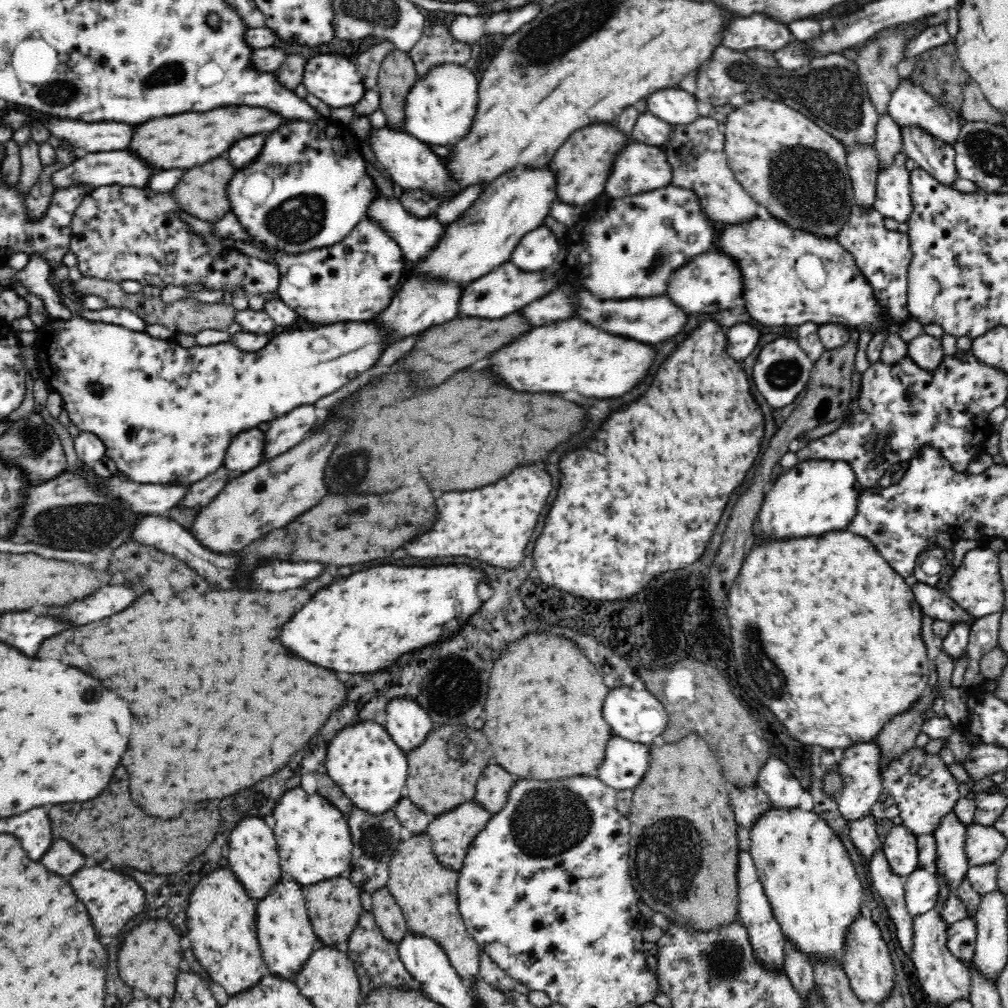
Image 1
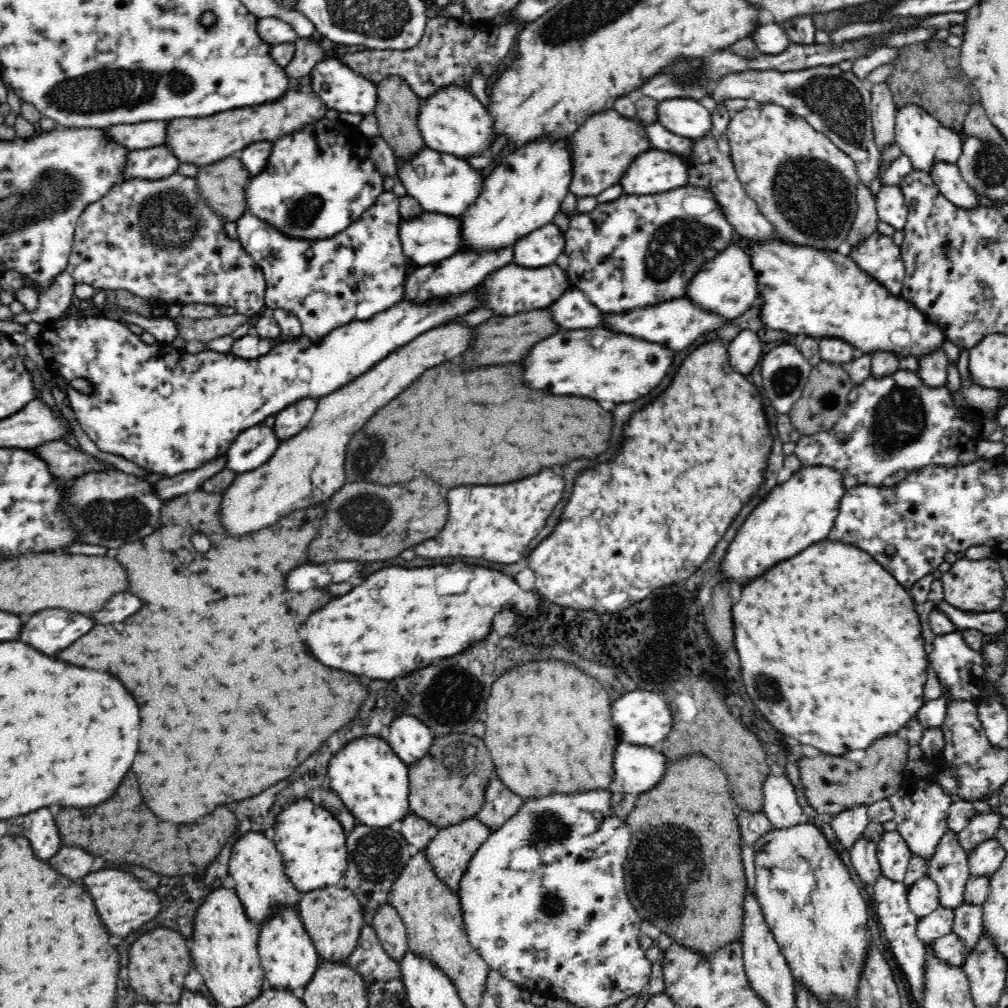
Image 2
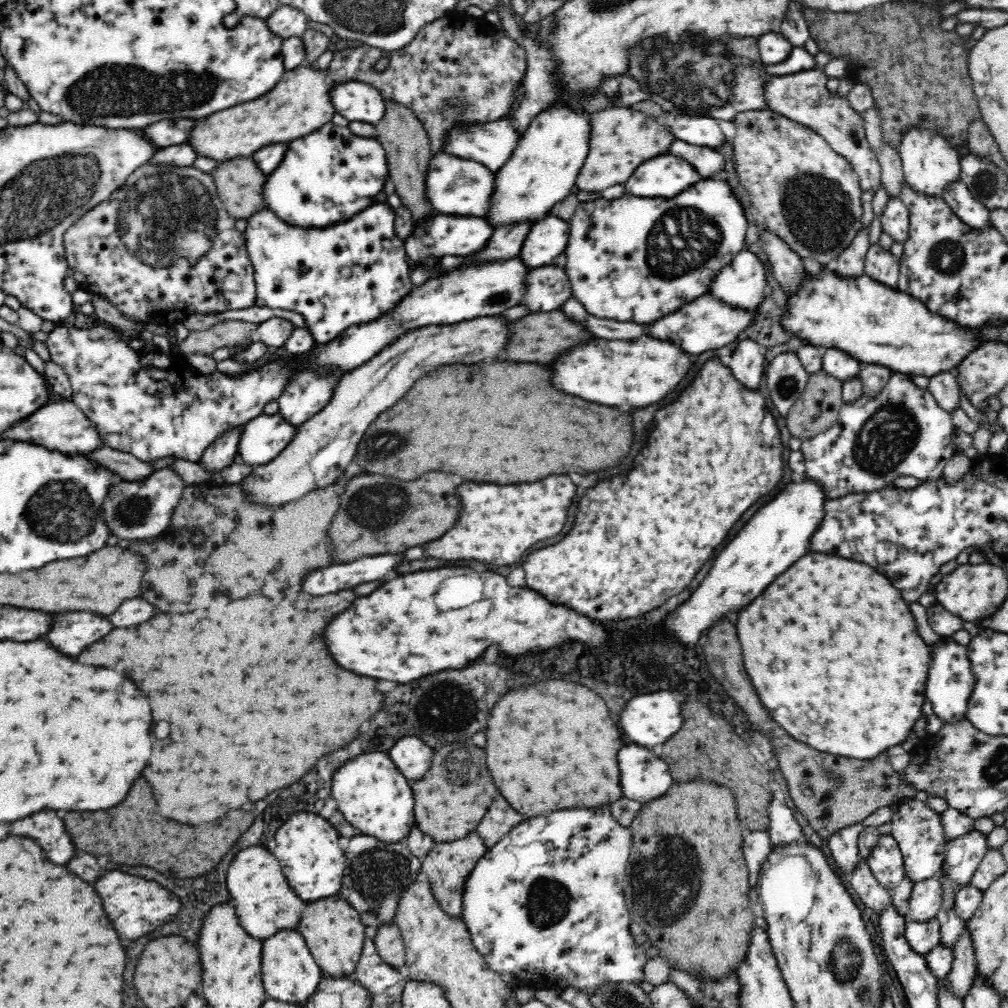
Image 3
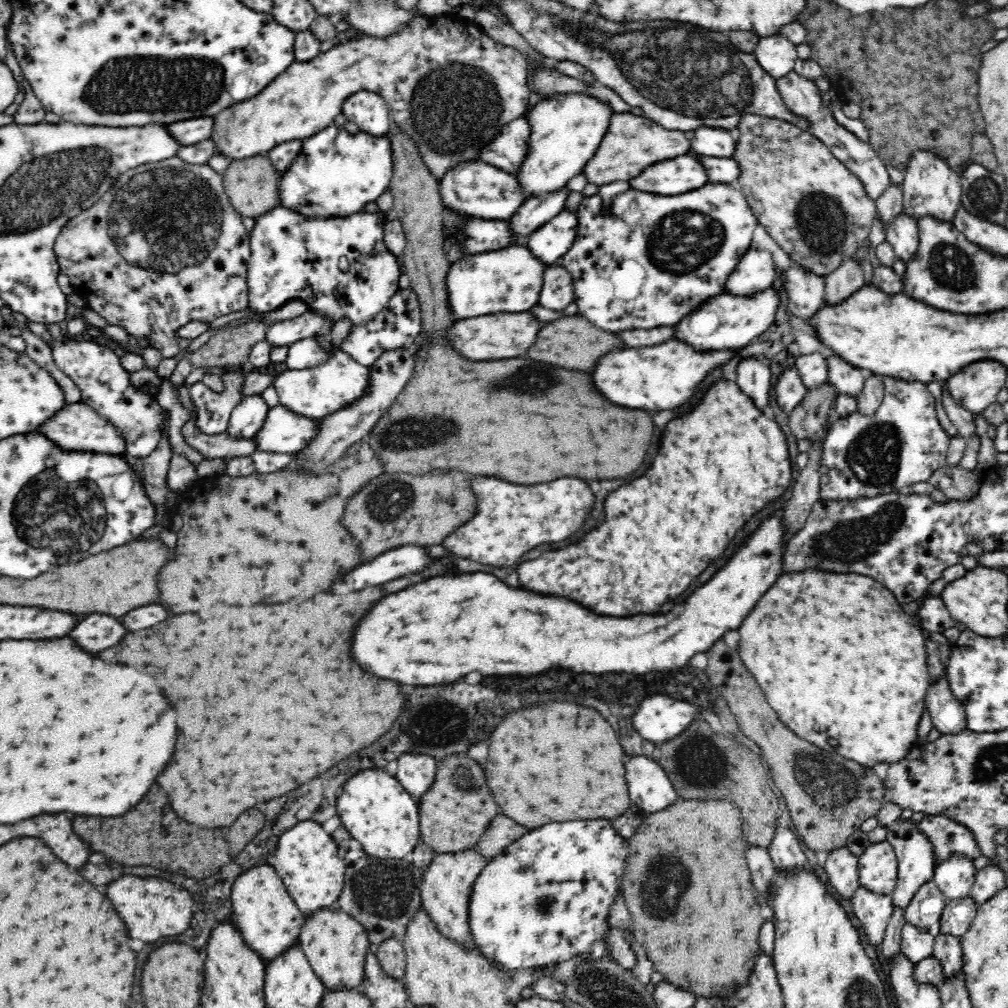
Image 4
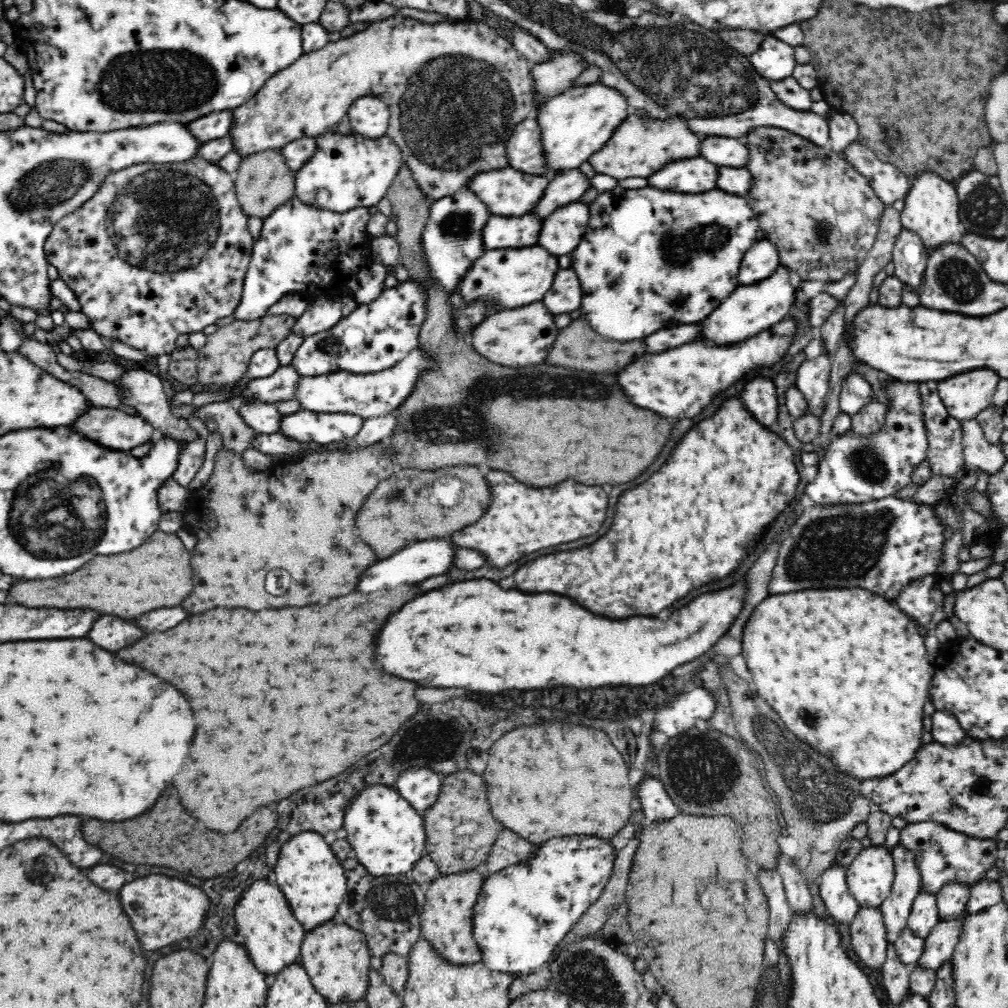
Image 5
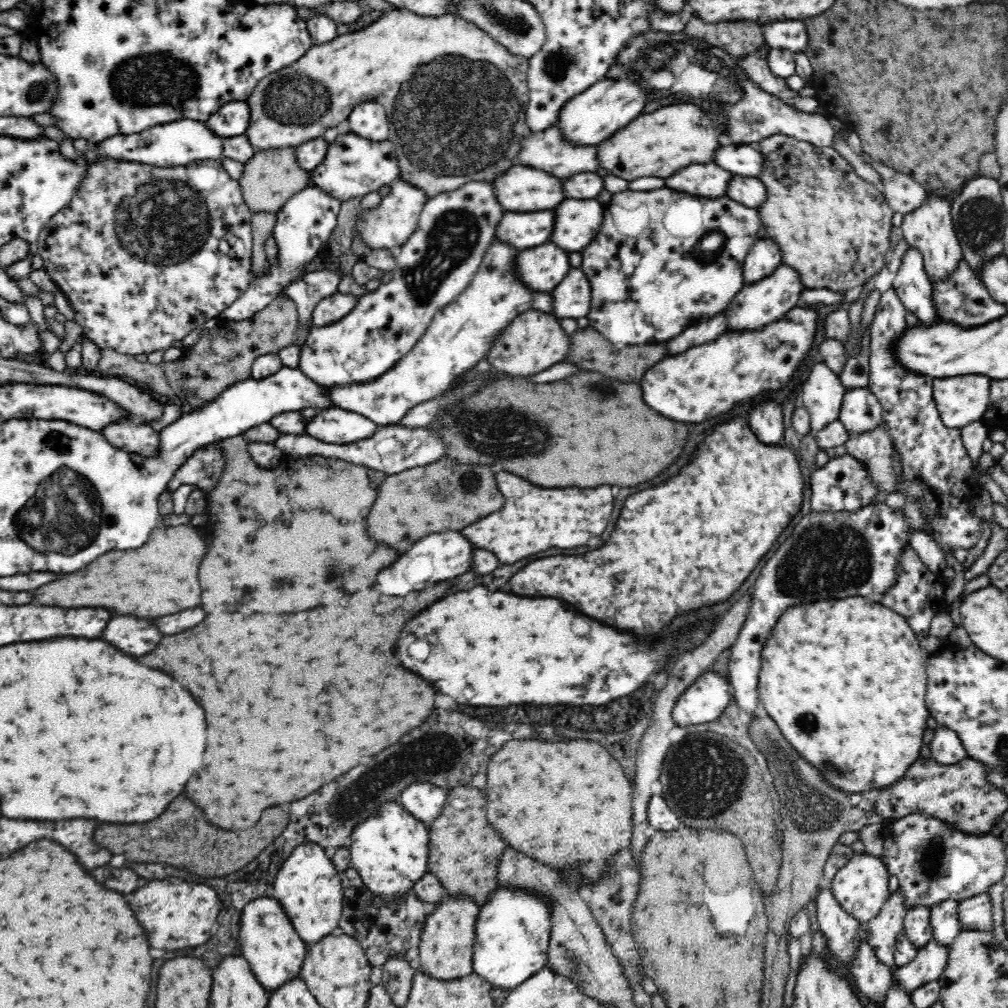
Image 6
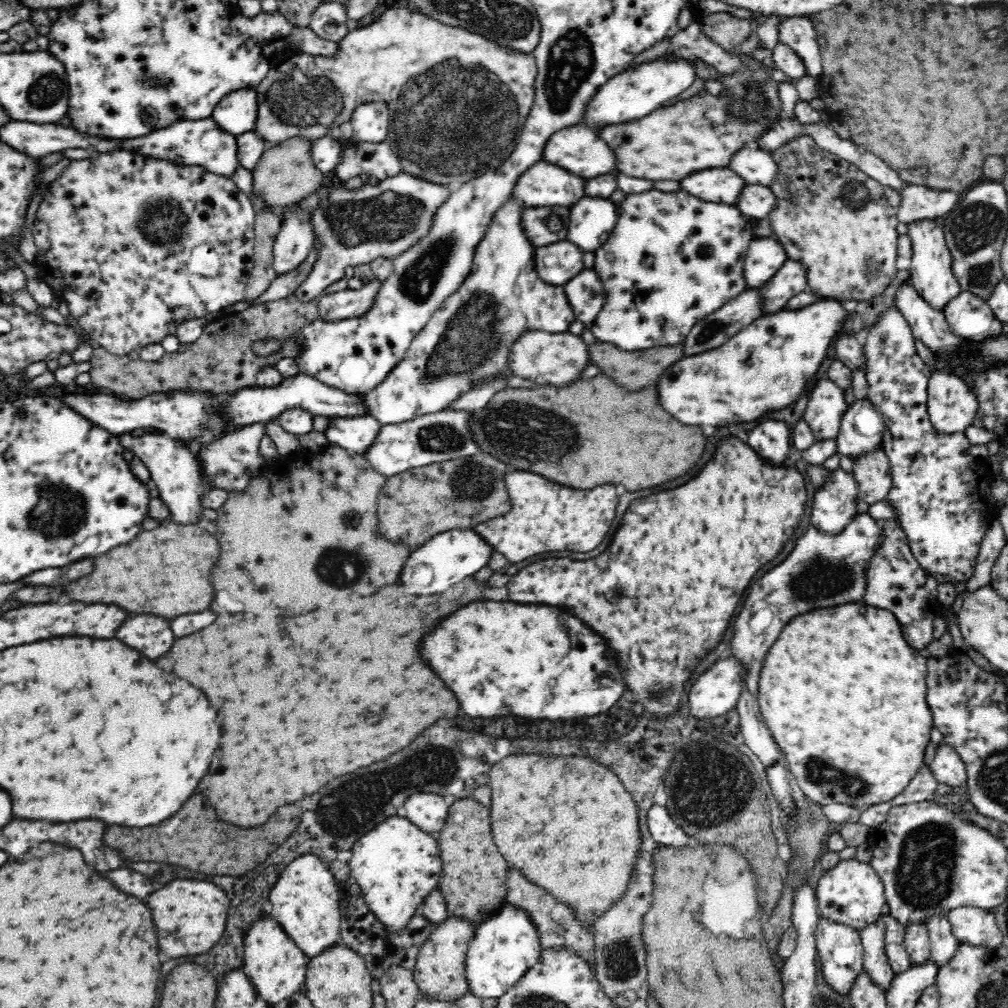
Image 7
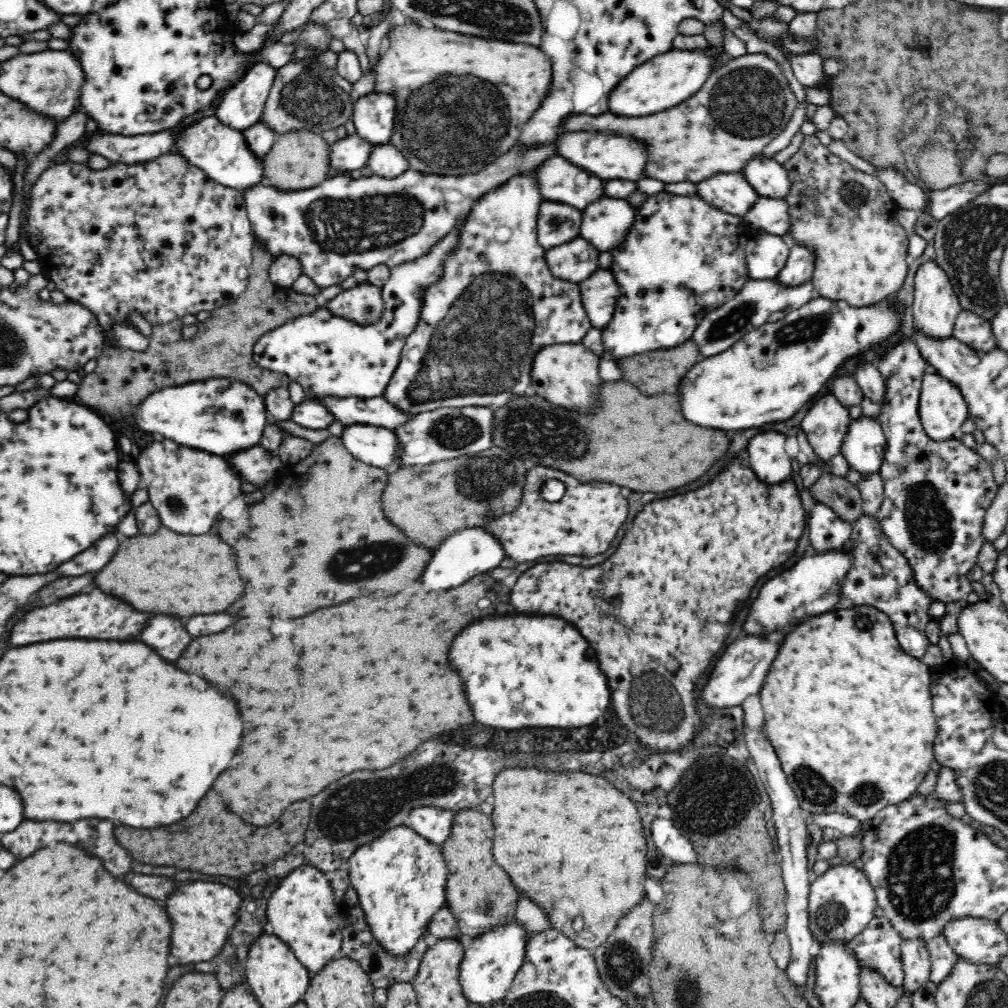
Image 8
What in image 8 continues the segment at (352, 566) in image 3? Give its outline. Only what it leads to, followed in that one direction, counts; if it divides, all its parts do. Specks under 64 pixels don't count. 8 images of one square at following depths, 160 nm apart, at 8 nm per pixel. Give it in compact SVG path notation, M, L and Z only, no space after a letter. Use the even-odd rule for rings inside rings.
M484 528L460 530L460 532L452 534L450 538L446 538L434 550L430 564L426 566L426 570L422 574L422 584L428 590L450 590L450 588L456 588L456 586L464 584L466 580L470 580L476 574L482 574L482 572L488 572L488 570L500 566L500 560L504 560L504 558L506 558L504 548Z

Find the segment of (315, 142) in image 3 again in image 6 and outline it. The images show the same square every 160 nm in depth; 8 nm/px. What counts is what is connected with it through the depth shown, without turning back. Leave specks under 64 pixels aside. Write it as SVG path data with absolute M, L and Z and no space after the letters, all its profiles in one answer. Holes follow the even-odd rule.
M351 132L339 134L329 144L327 155L320 166L309 171L312 185L342 202L350 198L361 198L369 192L382 192L400 178L394 151L395 148L389 140L373 142Z

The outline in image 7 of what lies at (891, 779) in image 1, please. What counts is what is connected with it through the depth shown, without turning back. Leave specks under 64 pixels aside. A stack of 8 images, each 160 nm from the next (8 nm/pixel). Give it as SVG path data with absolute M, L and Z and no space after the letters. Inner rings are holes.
M872 923L859 930L863 952L863 970L868 973L870 981L886 994L895 977L888 957L884 953L884 927L878 923Z

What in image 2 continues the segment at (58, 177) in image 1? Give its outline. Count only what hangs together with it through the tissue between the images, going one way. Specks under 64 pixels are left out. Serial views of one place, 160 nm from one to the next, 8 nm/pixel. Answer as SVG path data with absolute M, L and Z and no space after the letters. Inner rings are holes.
M166 146L156 148L144 148L144 150L132 150L128 154L123 170L123 178L145 178L146 180L160 180L178 170L180 162L174 158L172 150Z

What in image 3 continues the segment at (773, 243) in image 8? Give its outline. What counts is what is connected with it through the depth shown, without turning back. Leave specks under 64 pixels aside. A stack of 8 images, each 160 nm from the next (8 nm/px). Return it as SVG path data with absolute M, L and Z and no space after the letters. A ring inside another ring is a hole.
M744 248L714 278L709 292L734 307L757 310L766 296L766 270L768 264Z

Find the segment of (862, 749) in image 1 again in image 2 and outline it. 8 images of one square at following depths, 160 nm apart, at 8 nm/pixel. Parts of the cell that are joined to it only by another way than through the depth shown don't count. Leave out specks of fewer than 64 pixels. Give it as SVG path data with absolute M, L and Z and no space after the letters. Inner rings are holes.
M867 806L851 808L848 812L842 812L840 816L836 816L832 822L828 823L828 829L833 829L834 837L849 852L854 843L863 836L866 825L869 823Z

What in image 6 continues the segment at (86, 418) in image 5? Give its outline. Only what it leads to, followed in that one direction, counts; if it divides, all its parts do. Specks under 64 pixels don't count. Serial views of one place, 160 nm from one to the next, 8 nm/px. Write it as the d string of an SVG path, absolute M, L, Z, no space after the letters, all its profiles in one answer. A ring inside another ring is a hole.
M124 419L112 423L102 429L101 433L116 448L131 454L138 454L145 459L157 457L159 453L160 433L135 419Z

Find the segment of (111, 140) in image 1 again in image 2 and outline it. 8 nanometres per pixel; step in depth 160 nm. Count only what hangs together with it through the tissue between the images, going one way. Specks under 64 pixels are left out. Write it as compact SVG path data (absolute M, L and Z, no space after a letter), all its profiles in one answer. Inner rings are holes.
M140 122L128 126L110 126L106 136L130 150L160 146L166 140L168 122Z

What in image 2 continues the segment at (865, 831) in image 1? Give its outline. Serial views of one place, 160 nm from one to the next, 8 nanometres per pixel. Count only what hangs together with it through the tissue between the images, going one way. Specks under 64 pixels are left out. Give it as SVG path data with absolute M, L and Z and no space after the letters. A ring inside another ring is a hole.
M862 836L849 850L850 860L856 871L856 876L866 888L868 886L873 887L880 875L882 875L880 863L878 863L876 856L876 846L876 843L872 843Z

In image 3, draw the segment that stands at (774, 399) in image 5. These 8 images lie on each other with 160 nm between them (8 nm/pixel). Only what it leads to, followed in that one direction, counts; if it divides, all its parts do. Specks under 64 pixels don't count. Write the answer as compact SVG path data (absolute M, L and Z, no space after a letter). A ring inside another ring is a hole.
M744 340L738 344L738 348L732 354L732 374L750 390L758 390L765 377L768 362L765 358L765 350L760 344L752 340Z

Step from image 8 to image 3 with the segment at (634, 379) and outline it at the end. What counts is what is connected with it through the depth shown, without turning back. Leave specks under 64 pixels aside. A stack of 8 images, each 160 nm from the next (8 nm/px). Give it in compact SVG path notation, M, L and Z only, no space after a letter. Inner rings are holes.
M562 310L532 312L523 318L512 321L511 326L512 336L509 338L509 343L505 346L503 354L495 360L548 362L550 364L562 352L568 352L574 346L578 346L590 338L590 332L586 326L568 318Z

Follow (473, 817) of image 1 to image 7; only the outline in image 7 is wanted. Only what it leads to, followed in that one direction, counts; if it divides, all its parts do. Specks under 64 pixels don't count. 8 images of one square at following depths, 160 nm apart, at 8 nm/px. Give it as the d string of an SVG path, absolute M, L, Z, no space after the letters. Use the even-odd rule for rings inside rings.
M448 917L429 934L428 940L420 947L413 968L414 980L421 997L430 997L442 1002L454 1002L462 998L469 990L464 976L465 958L472 938L474 925L460 917Z

